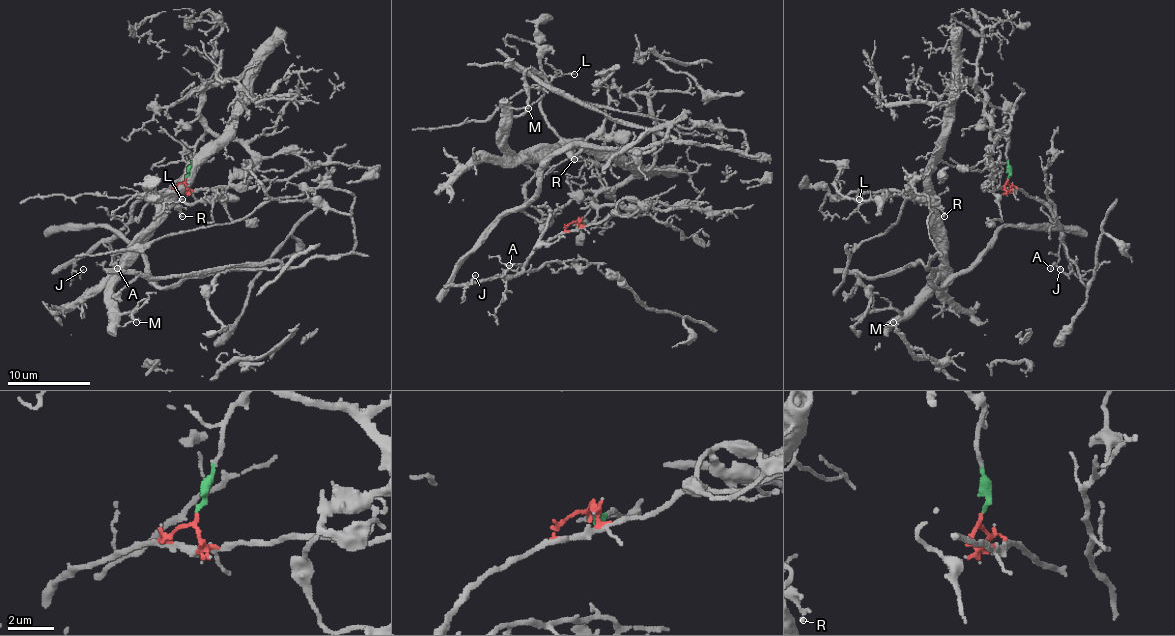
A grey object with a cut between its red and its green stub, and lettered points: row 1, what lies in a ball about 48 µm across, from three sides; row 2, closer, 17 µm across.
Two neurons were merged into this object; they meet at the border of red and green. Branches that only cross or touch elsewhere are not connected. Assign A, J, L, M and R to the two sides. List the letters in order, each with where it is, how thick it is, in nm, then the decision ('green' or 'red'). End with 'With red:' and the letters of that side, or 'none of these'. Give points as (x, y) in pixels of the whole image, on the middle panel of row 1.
A: place (509, 265); calibre 140 nm; red
J: place (475, 275); calibre 140 nm; red
L: place (574, 74); calibre 100 nm; green
M: place (528, 108); calibre 100 nm; green
R: place (574, 159); calibre 160 nm; green
With red: A, J

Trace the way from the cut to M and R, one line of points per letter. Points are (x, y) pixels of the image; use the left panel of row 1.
M: (184, 178), (203, 136), (201, 95), (242, 80), (230, 134), (139, 244), (114, 290), (120, 325), (137, 323)
R: (184, 178), (203, 136), (201, 95), (209, 86), (242, 80), (230, 134), (178, 196), (182, 217)

